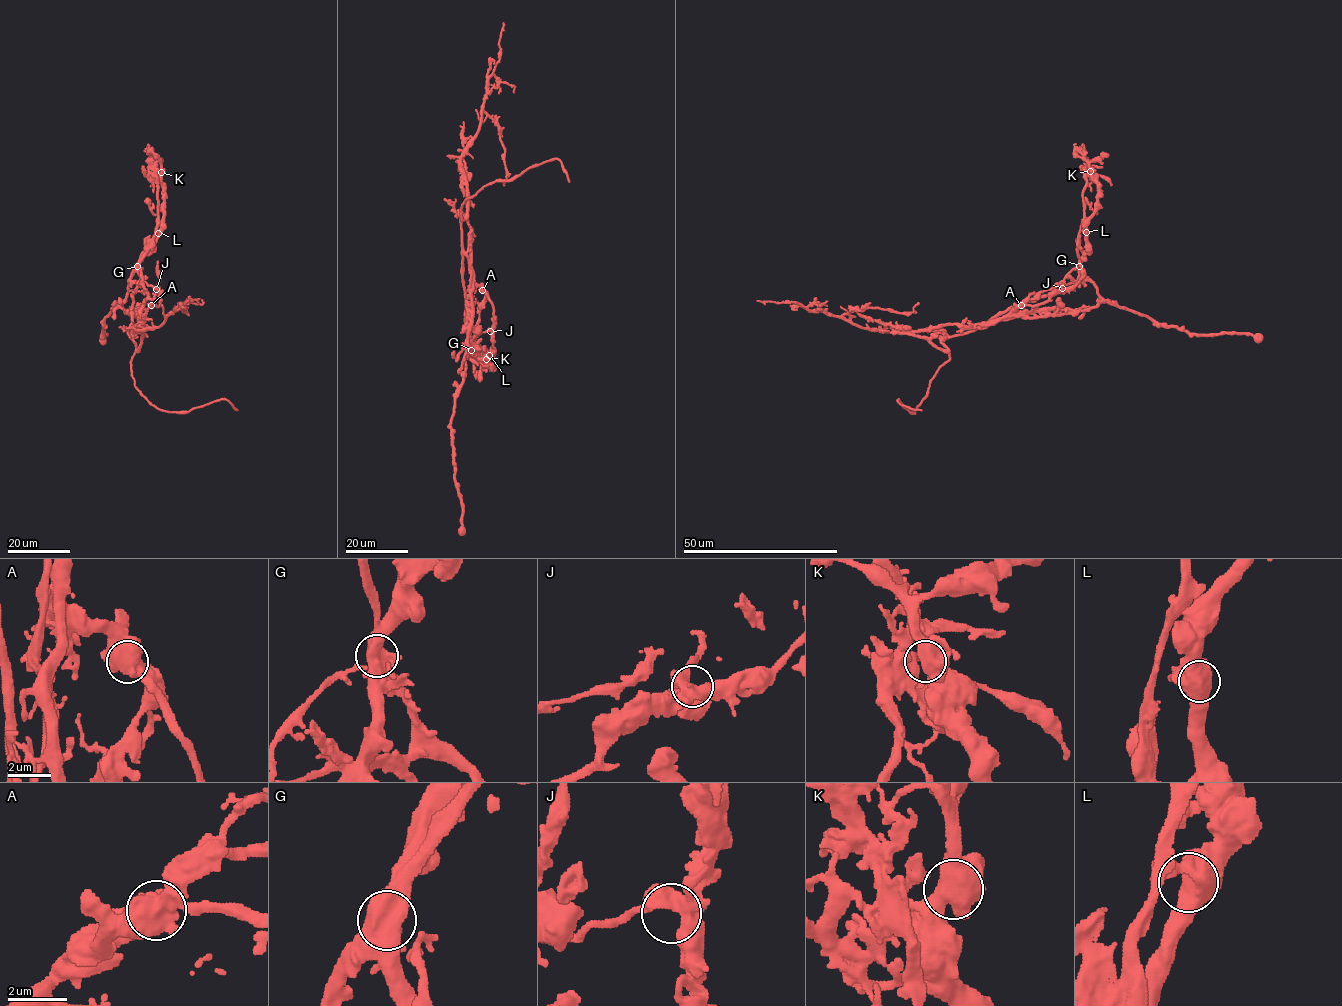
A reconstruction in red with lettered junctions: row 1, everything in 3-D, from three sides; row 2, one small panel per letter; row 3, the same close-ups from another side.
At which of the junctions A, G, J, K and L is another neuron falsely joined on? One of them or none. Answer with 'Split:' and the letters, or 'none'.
Split: G

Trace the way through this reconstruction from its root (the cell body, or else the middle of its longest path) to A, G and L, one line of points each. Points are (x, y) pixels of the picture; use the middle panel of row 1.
A: (472, 275), (472, 280), (482, 290)
G: (472, 275), (472, 280), (485, 292), (478, 324), (474, 328), (474, 348), (471, 350)
L: (472, 275), (472, 280), (485, 292), (478, 324), (474, 328), (472, 349), (481, 359), (489, 355)

